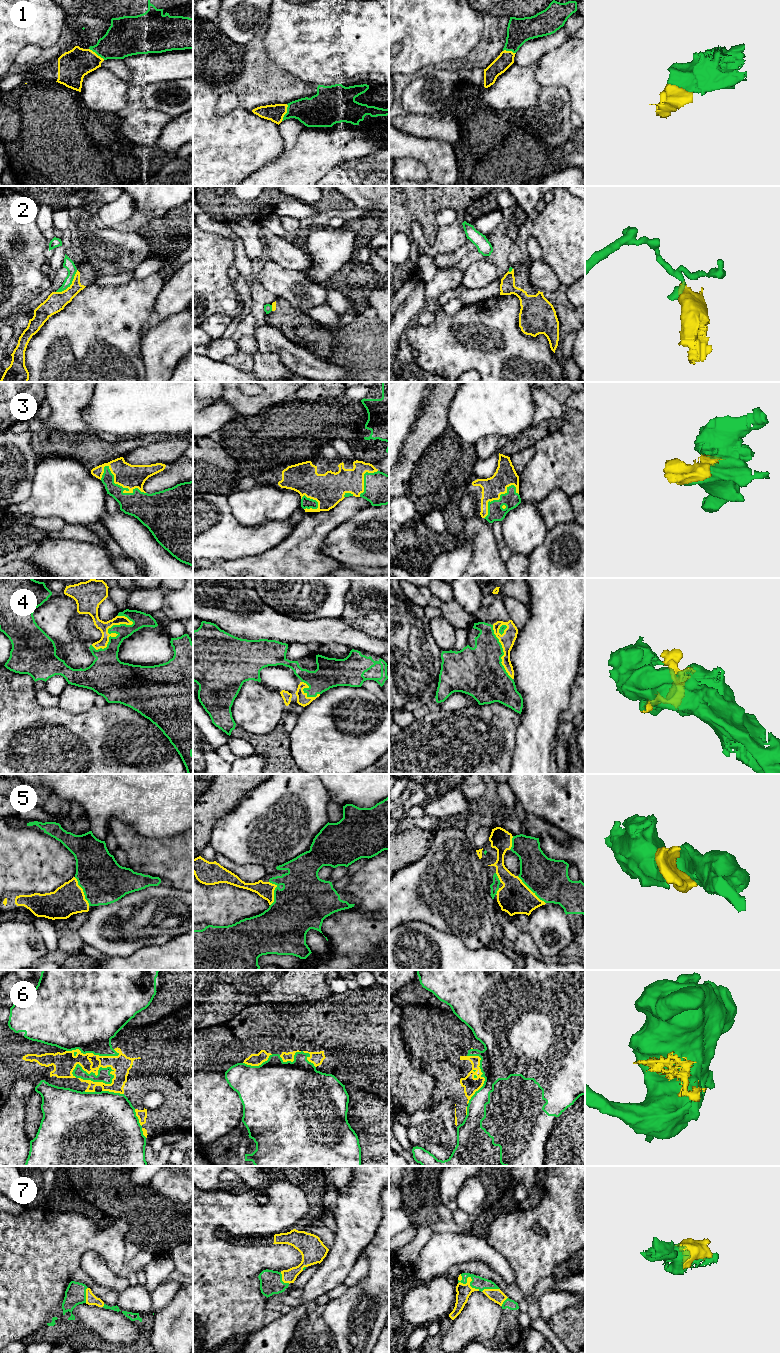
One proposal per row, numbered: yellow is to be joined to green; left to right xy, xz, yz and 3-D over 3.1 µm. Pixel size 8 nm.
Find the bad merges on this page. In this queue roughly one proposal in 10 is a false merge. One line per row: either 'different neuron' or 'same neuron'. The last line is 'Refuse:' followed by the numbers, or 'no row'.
1: same neuron
2: different neuron
3: same neuron
4: same neuron
5: same neuron
6: different neuron
7: same neuron
Refuse: 2, 6

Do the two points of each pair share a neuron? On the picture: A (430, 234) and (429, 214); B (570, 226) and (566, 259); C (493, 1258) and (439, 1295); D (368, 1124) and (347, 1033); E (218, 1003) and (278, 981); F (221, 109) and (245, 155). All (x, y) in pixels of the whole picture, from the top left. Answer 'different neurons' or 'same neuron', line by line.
A: same neuron
B: same neuron
C: different neurons
D: different neurons
E: same neuron
F: different neurons

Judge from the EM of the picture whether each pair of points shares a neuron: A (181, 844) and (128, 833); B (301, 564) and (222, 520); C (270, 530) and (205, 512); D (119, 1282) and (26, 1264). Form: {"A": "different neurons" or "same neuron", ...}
{"A": "same neuron", "B": "different neurons", "C": "same neuron", "D": "different neurons"}

